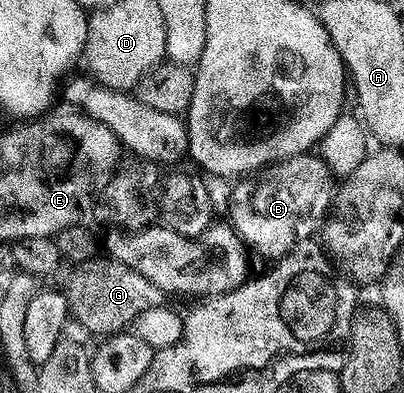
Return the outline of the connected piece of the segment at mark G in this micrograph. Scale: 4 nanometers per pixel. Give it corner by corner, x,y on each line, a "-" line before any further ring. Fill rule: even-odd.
94,258
85,264
76,265
73,277
69,280
67,295
71,301
71,316
78,320
97,338
108,338
116,333
126,331
143,314
143,310
151,310
155,306
165,304
167,293
159,290
155,282
143,278
131,266
123,266
123,262
112,258

